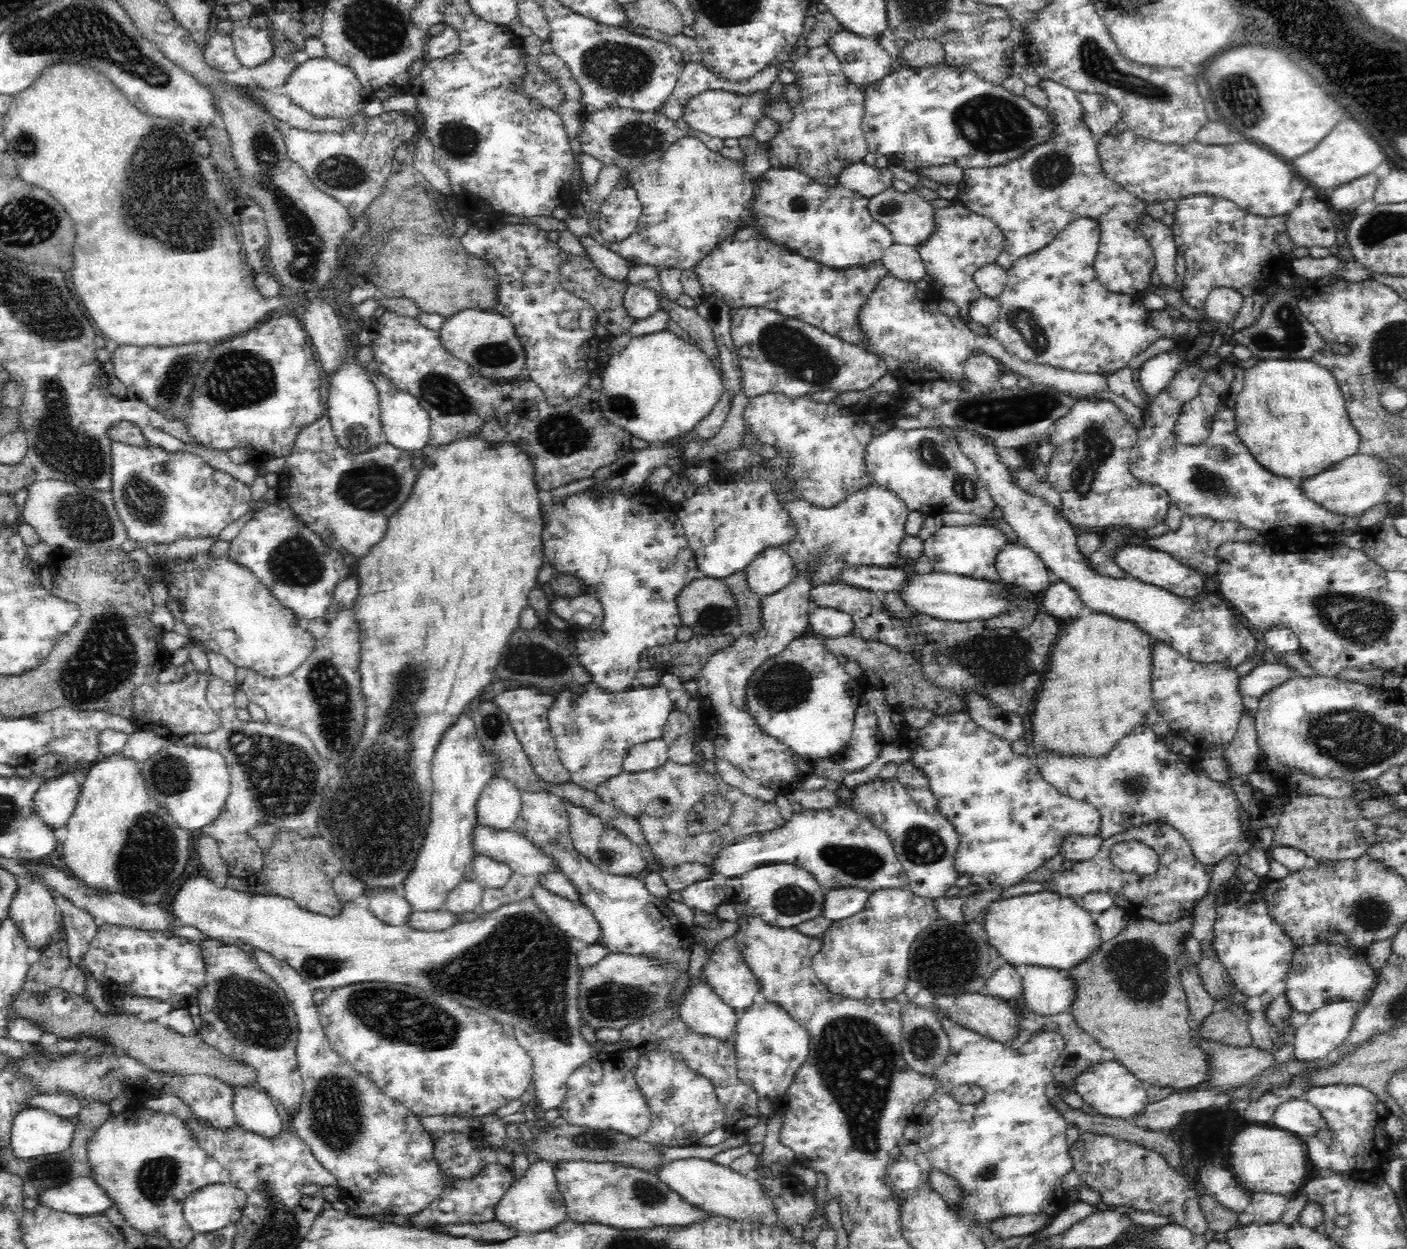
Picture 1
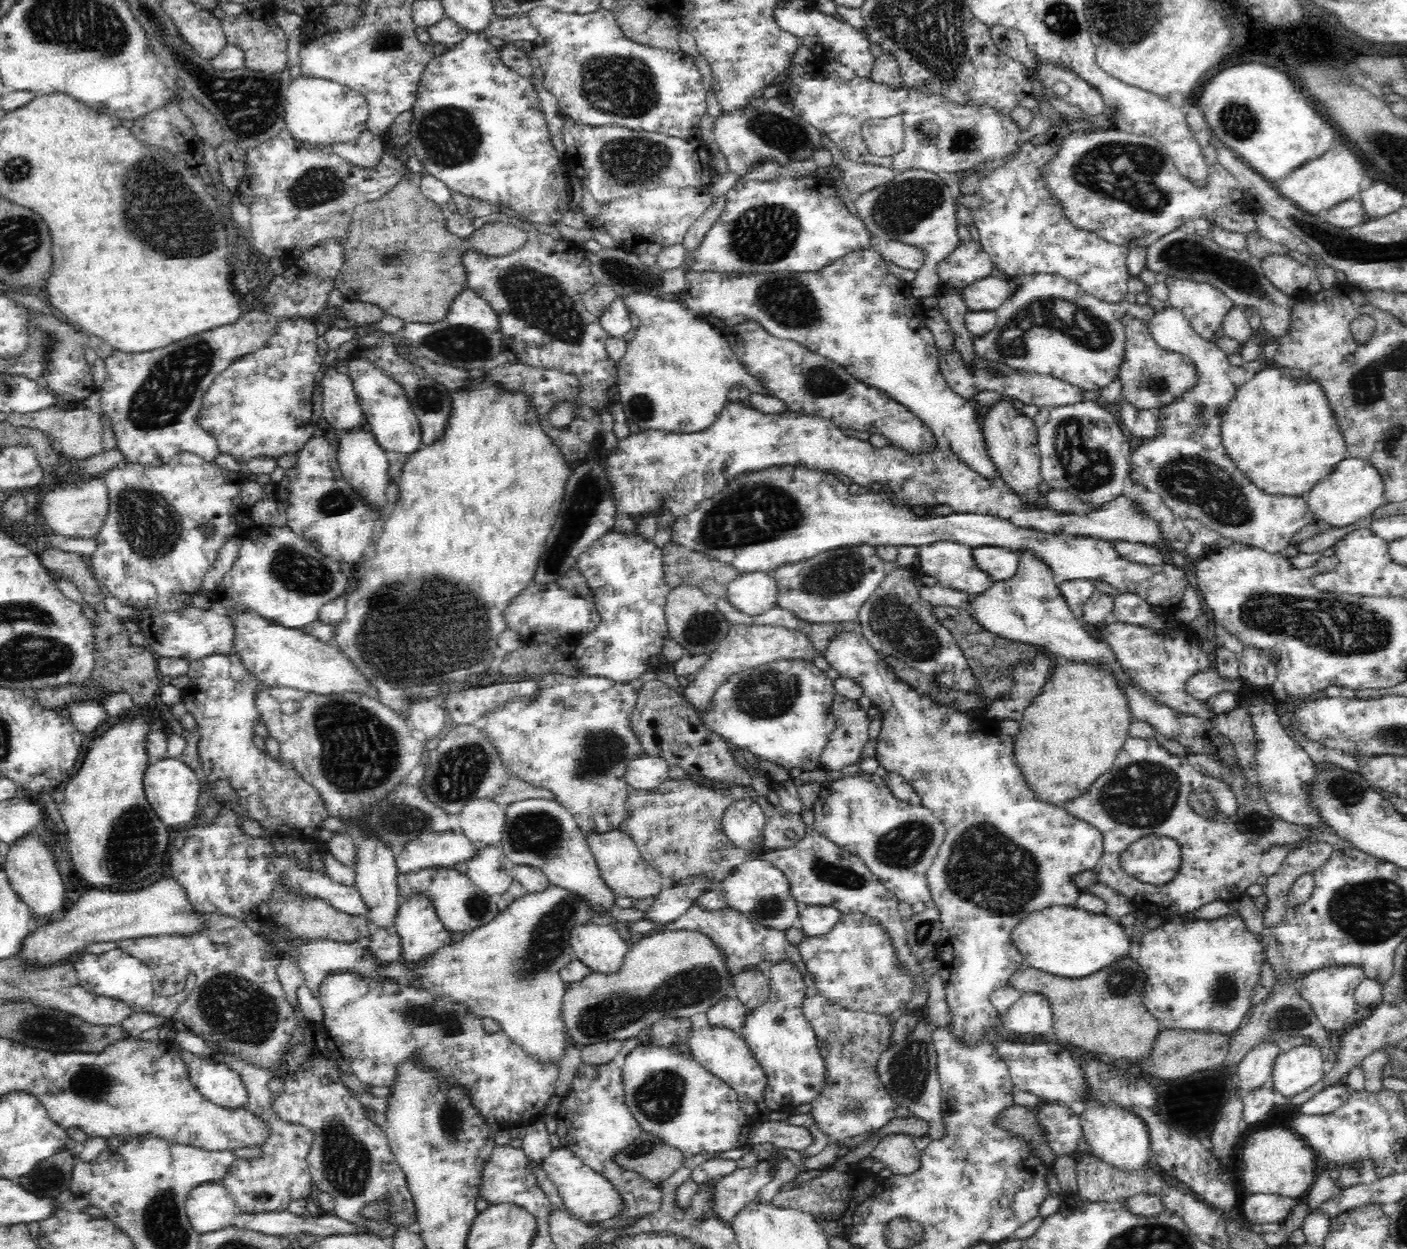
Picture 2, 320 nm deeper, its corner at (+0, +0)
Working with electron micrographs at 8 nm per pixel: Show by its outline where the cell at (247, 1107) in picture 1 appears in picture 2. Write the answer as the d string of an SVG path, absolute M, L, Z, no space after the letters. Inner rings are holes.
M178 1047L189 1065L190 1081L209 1101L228 1110L246 1109L250 1098L240 1075L212 1058L192 1054Z

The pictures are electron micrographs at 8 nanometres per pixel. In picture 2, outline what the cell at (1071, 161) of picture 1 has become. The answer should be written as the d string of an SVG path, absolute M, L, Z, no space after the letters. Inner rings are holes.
M1059 116L1044 134L1032 136L1012 160L1006 160L977 180L975 196L982 202L978 210L969 208L970 214L980 236L979 243L991 256L994 268L1006 277L1038 271L1056 273L1074 279L1096 298L1120 303L1128 292L1129 275L1132 278L1136 274L1128 270L1126 263L1130 243L1116 243L1100 237L1092 229L1076 227L1044 179L1046 166L1063 150L1063 143L1076 134L1071 116Z

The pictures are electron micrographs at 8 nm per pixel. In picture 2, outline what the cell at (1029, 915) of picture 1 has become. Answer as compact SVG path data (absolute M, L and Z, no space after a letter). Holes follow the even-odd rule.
M1054 905L1033 910L1011 928L1009 937L1028 967L1057 977L1080 978L1088 976L1108 963L1119 959L1122 955L1135 951L1134 947L1130 945L1130 937L1124 933L1124 929L1119 925L1117 919L1073 906Z

